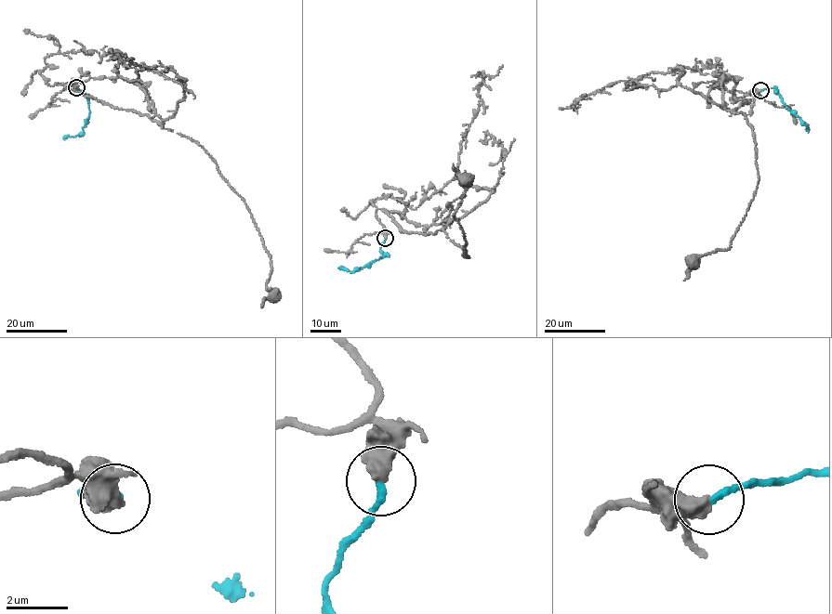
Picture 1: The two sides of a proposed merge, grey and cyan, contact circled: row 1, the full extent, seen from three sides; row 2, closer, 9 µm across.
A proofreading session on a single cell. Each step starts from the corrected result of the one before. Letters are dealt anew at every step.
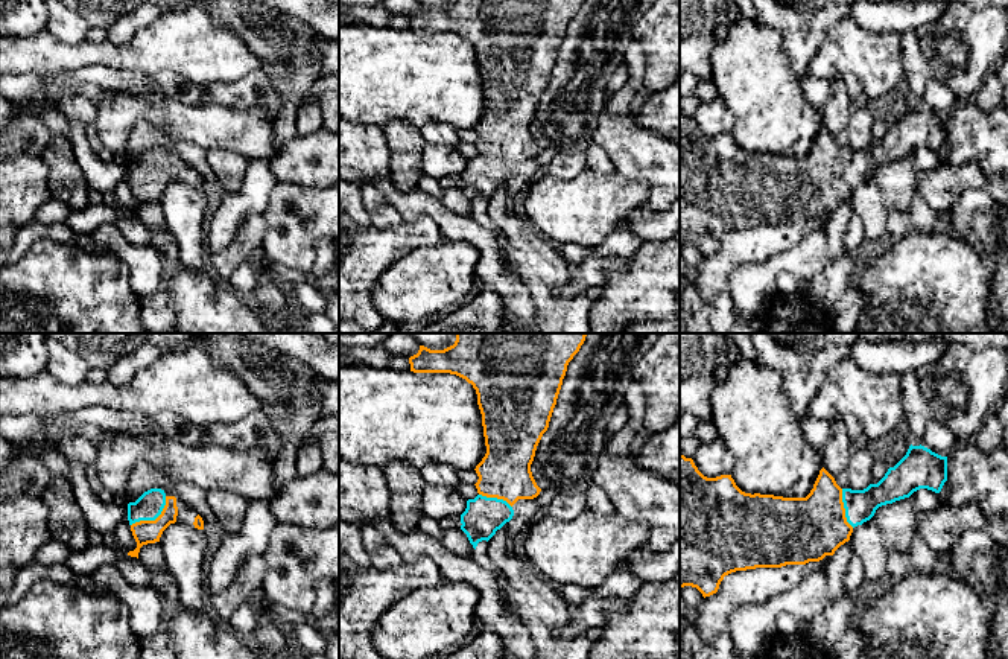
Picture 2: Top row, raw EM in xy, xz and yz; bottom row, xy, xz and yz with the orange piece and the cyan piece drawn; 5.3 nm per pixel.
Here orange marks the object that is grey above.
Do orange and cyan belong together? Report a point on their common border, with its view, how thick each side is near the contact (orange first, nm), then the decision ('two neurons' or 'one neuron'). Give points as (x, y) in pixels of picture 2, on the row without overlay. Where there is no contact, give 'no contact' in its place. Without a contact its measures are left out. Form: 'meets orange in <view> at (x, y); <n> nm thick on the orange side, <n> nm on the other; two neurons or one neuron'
meets orange in xy at (155, 178); 130 nm thick on the orange side, 140 nm on the other; one neuron

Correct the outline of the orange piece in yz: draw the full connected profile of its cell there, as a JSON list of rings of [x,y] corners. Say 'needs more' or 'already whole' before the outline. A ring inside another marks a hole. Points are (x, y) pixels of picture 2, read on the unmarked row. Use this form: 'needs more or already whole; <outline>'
needs more; [[[909,105],[906,114],[889,126],[877,143],[864,149],[841,148],[835,137],[823,126],[806,157],[783,157],[774,154],[745,152],[731,134],[704,135],[692,117],[680,113],[680,248],[696,247],[702,256],[718,251],[725,234],[756,227],[781,227],[819,221],[850,199],[853,187],[870,180],[882,164],[909,157],[920,148],[940,152],[947,140],[947,116],[941,116],[924,105]]]

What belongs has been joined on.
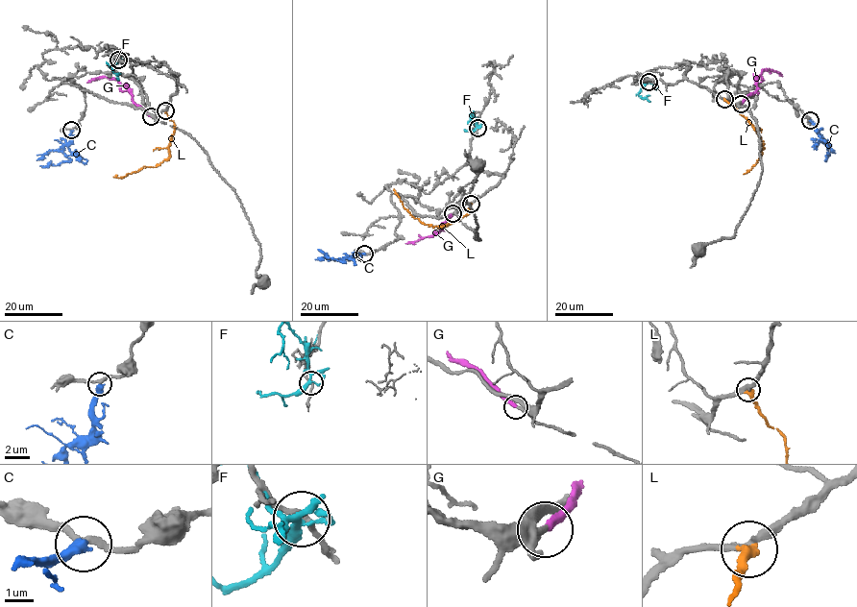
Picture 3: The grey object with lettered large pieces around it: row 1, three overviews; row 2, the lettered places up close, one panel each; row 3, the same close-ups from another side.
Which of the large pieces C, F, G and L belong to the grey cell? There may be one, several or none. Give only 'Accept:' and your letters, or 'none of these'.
Accept: G

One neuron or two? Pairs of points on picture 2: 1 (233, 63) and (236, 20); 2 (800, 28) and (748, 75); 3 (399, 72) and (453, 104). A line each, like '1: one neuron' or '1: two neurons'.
1: two neurons
2: two neurons
3: one neuron

